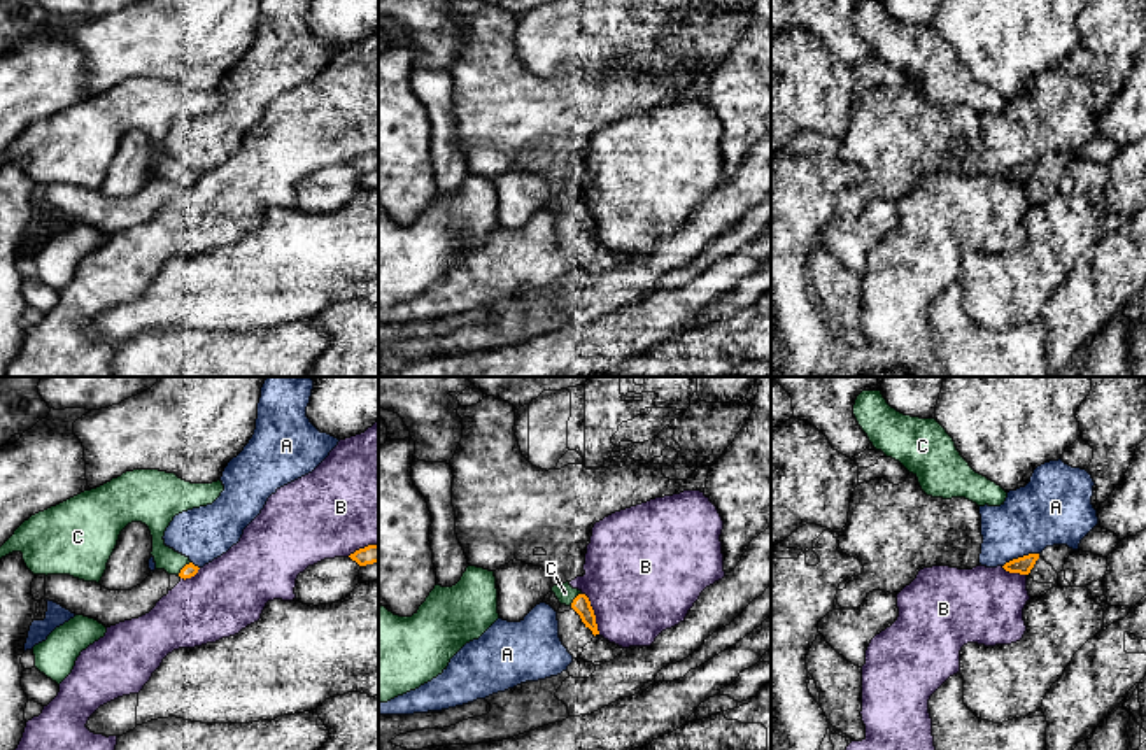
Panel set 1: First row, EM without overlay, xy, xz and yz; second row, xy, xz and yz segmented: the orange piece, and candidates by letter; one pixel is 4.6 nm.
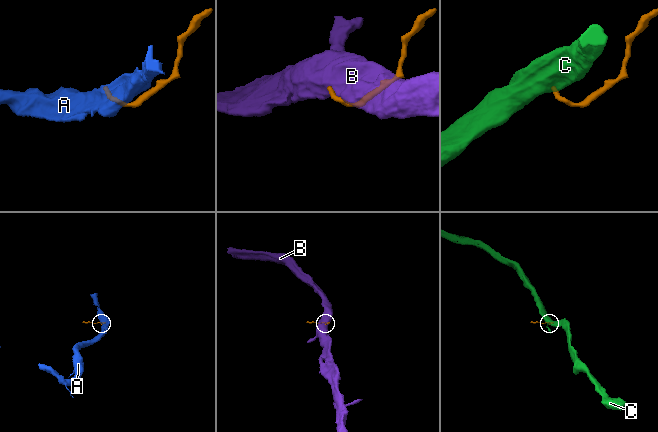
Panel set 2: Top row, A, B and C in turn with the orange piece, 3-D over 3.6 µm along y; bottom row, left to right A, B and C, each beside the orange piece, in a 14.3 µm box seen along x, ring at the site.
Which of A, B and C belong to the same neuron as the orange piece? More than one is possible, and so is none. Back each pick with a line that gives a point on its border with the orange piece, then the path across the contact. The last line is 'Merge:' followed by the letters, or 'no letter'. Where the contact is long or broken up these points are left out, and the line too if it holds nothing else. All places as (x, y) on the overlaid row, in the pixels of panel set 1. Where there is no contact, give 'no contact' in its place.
C: meets orange in xy at (183, 568)
Merge: C

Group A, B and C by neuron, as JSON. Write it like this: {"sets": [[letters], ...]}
{"sets": [["A"], ["B"], ["C"]]}

